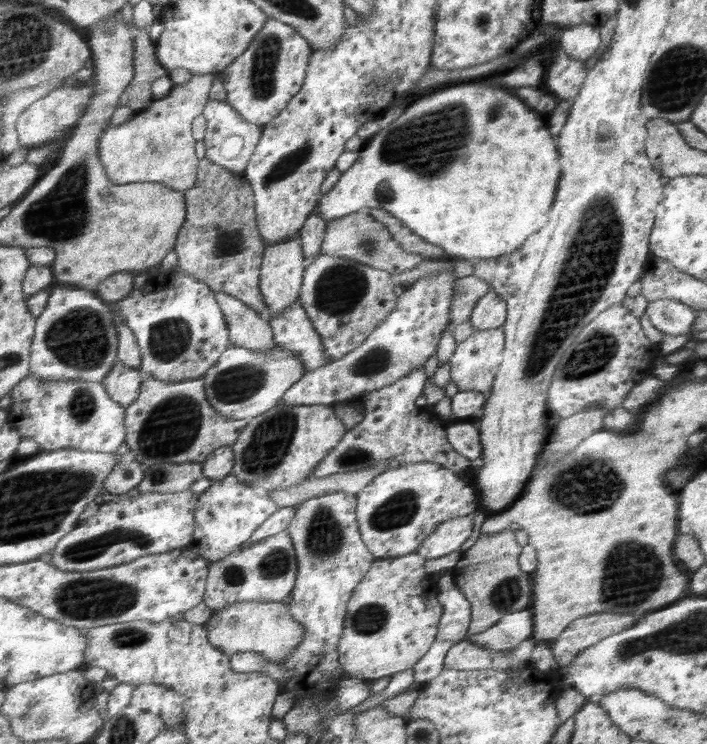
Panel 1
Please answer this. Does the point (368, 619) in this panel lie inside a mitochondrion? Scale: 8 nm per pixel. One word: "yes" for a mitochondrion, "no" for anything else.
yes

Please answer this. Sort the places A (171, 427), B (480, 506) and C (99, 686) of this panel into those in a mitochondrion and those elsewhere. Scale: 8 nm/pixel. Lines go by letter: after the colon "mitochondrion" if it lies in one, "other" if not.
A: mitochondrion
B: other
C: other

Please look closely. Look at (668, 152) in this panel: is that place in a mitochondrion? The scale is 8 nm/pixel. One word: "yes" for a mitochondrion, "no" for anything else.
no

